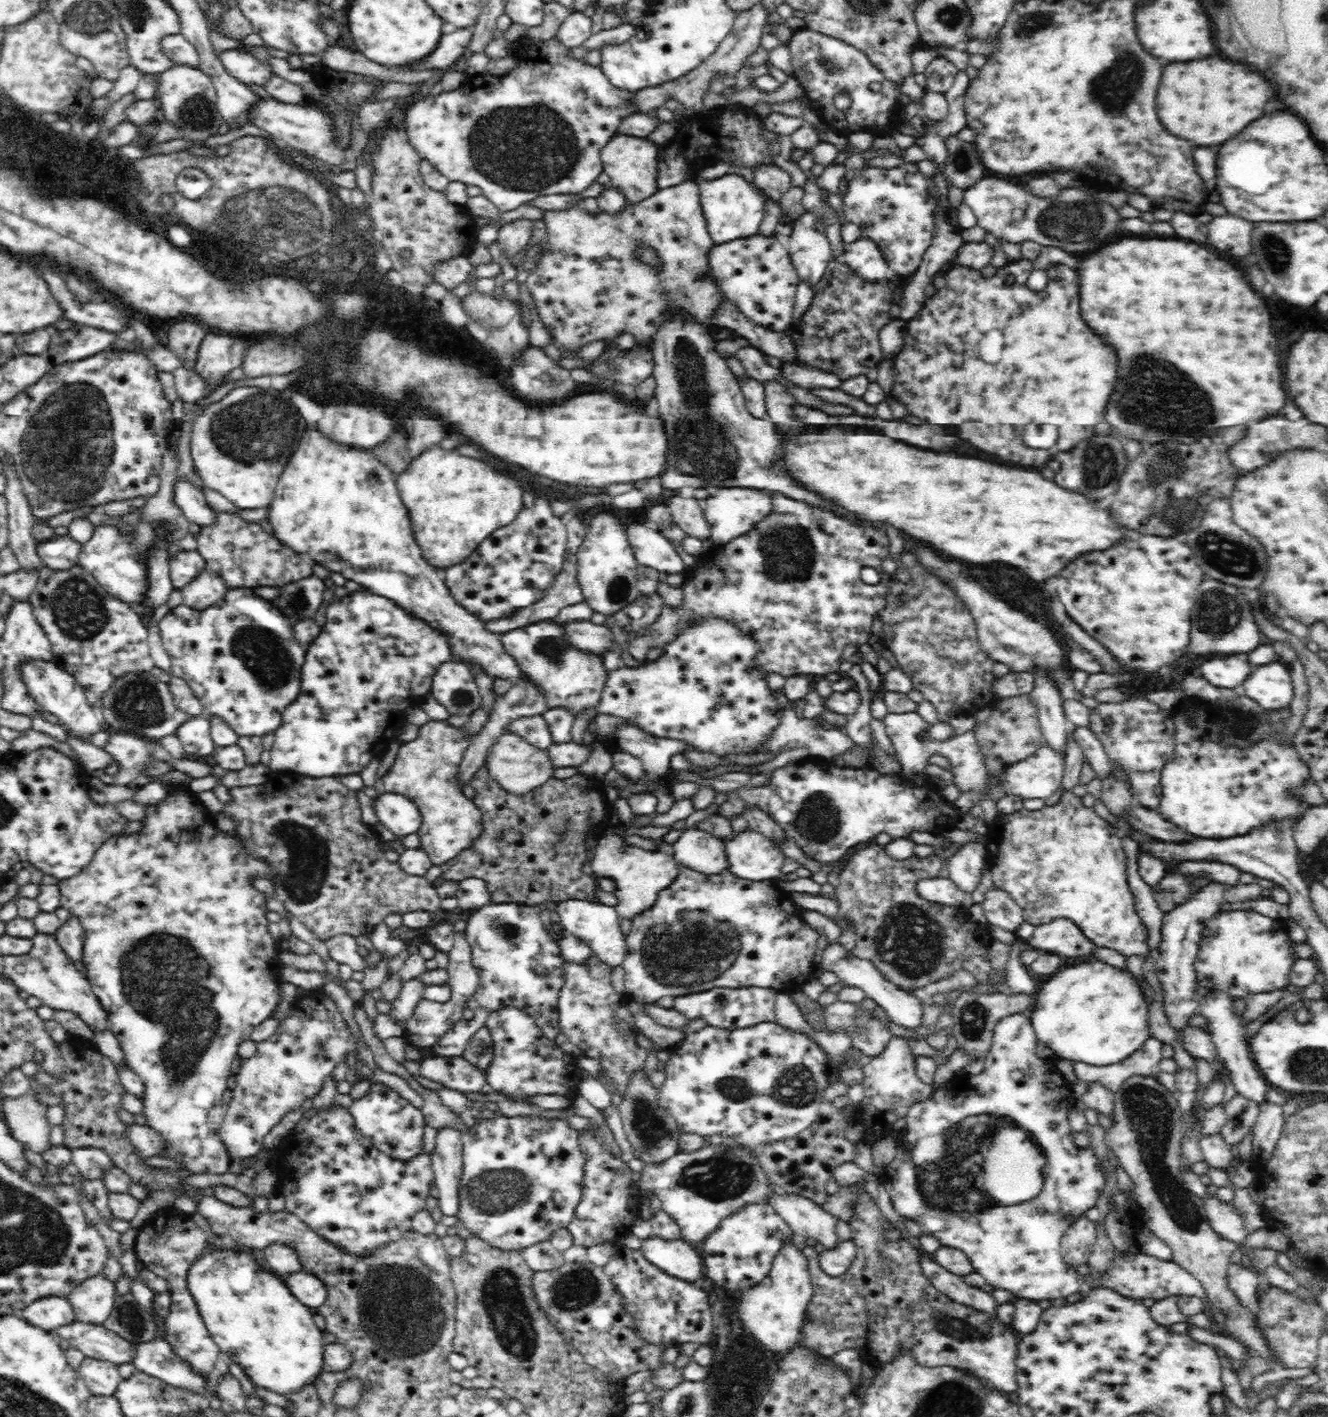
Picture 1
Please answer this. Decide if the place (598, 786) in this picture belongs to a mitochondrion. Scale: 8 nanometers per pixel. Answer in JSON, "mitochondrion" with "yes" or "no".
{"mitochondrion":"no"}

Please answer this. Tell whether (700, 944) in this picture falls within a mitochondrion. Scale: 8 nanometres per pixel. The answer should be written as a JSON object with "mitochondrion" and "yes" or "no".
{"mitochondrion":"yes"}

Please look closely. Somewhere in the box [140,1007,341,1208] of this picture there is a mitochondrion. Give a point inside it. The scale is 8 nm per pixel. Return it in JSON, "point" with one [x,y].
{"point":[318,1050]}

